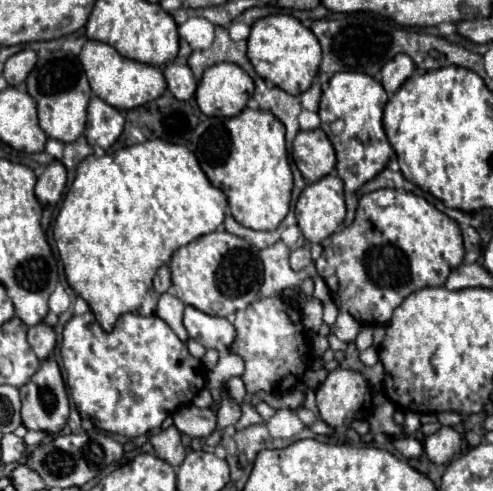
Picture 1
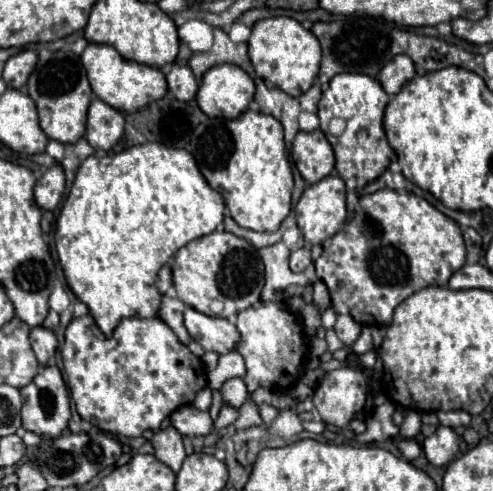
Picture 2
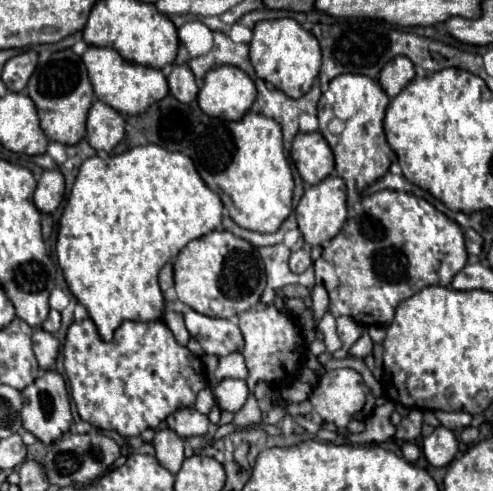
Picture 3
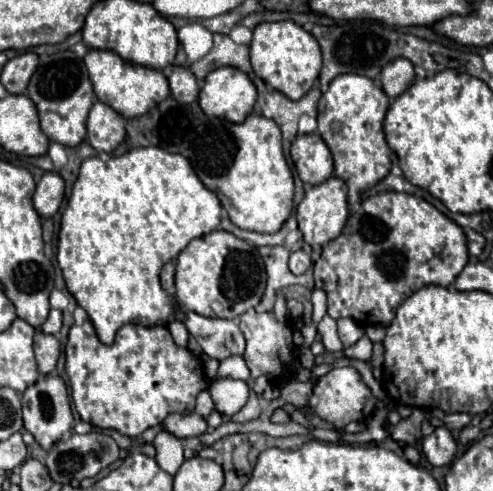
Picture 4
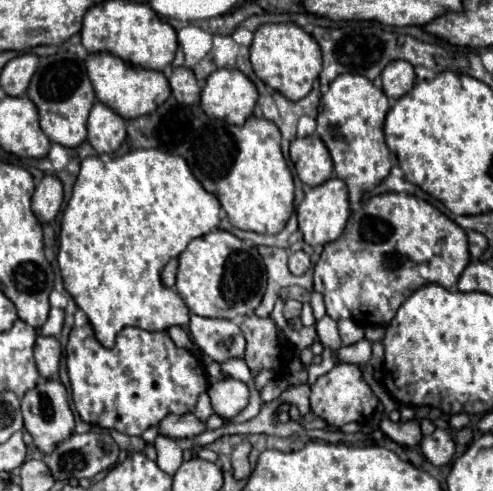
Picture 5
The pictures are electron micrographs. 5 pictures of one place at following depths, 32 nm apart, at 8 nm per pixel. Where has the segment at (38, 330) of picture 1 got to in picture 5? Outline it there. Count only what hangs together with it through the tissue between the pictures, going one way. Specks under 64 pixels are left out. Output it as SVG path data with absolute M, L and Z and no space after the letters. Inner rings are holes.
M38 336L34 354L36 354L36 364L38 364L40 376L44 376L44 378L58 376L62 346L60 346L60 342L56 338L52 338L52 336Z

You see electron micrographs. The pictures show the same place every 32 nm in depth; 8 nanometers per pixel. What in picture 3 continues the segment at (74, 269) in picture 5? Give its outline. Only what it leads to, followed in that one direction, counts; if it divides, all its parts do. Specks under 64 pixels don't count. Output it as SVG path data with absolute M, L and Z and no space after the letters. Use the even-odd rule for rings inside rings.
M148 144L148 146L136 146L136 148L130 148L128 152L120 154L120 156L110 156L106 160L102 160L100 156L92 156L88 160L82 162L80 166L80 172L76 176L76 182L72 186L72 194L66 202L66 208L64 208L64 214L60 218L60 228L58 228L58 242L56 242L56 254L58 254L58 264L64 272L64 278L66 278L66 284L70 288L70 292L76 296L76 300L88 310L92 322L96 324L98 328L98 334L102 336L102 340L110 342L116 328L124 322L124 320L132 320L132 322L152 322L152 320L162 320L164 314L166 314L166 296L164 292L160 290L158 286L158 272L160 268L170 262L172 258L178 256L178 252L194 238L200 238L212 230L216 230L222 222L222 202L218 198L216 192L212 192L204 182L202 178L198 176L192 160L182 154L182 152L168 152L166 148L162 146L156 146L156 144Z

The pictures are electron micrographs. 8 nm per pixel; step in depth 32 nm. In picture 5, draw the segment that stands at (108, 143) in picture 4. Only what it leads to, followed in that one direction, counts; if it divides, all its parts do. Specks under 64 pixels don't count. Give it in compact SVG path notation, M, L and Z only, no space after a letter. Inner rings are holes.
M96 102L88 118L88 142L98 154L116 152L126 138L126 120L114 110Z

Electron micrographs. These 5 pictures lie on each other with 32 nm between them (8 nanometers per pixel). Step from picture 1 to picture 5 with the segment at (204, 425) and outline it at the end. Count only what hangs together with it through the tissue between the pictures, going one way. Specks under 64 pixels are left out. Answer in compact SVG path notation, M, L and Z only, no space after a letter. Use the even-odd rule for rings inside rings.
M170 414L158 424L158 434L180 440L180 438L194 438L200 432L204 432L204 424L194 414Z

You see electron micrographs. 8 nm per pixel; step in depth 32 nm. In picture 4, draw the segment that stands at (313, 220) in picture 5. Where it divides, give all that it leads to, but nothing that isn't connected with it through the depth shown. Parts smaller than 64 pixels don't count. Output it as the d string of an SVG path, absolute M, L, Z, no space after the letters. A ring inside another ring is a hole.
M332 176L318 186L310 186L304 194L304 200L296 208L298 230L304 236L304 242L310 246L322 246L336 236L340 236L346 220L348 220L348 188L344 180Z

